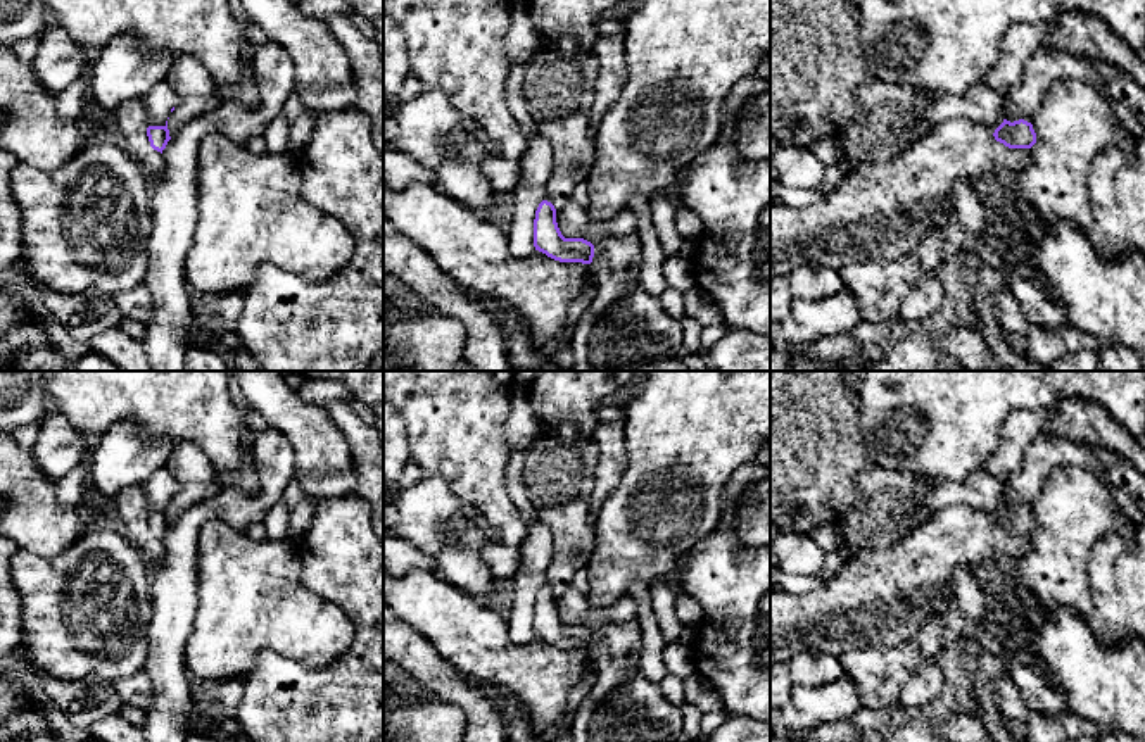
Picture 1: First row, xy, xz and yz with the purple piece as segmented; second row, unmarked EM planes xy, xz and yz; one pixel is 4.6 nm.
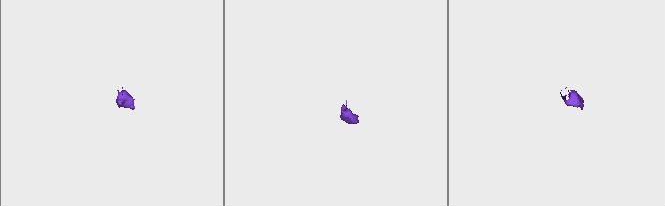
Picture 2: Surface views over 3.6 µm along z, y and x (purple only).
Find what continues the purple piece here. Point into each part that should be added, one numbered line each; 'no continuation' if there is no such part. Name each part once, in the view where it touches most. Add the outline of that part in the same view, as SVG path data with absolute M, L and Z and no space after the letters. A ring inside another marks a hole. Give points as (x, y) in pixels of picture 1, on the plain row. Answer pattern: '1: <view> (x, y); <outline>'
1: xy (161, 485); M161 468L140 488L147 497L147 512L166 512L171 495L178 492L178 481Z
2: xz (615, 653); M637 621L603 625L594 632L594 685L575 709L570 728L573 742L589 742L594 711L639 668L641 651L642 635Z

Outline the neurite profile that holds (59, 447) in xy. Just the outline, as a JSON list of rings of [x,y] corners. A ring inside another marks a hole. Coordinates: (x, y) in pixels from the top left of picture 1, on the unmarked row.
[[[52,409],[40,421],[40,435],[31,454],[41,473],[54,483],[85,462],[93,440]]]

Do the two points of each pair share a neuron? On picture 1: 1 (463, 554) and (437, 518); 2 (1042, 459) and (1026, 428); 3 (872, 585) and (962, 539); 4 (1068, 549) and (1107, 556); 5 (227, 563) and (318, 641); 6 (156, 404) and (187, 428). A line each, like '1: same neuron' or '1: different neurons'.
1: same neuron
2: different neurons
3: same neuron
4: different neurons
5: same neuron
6: same neuron

